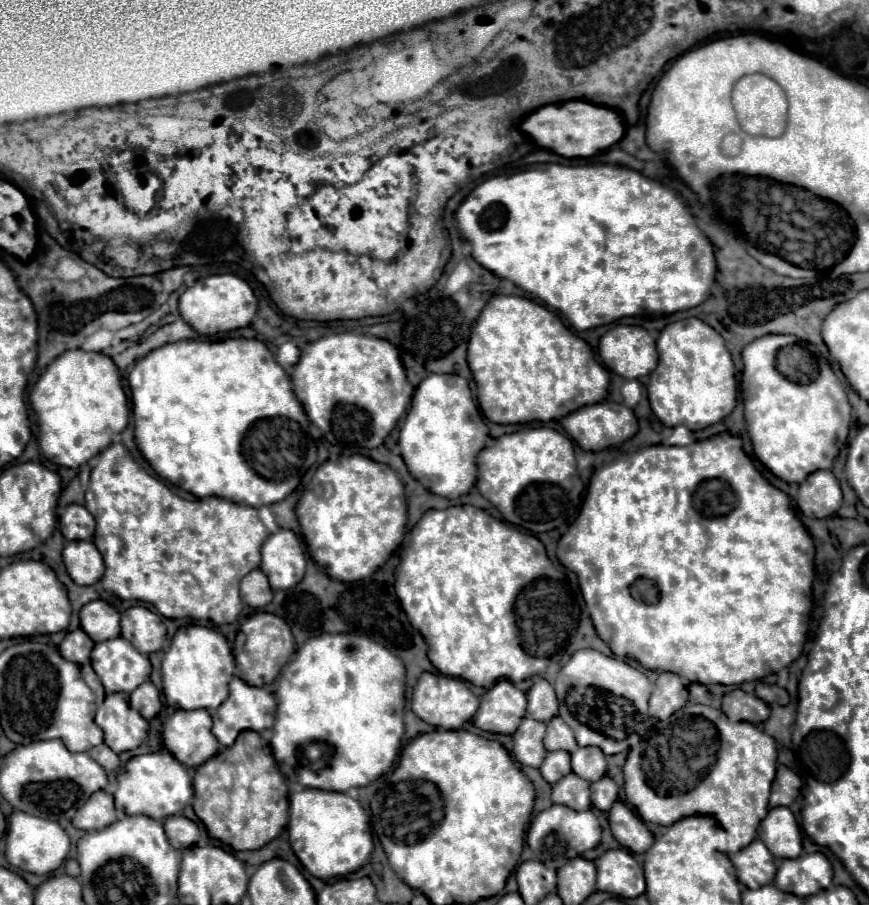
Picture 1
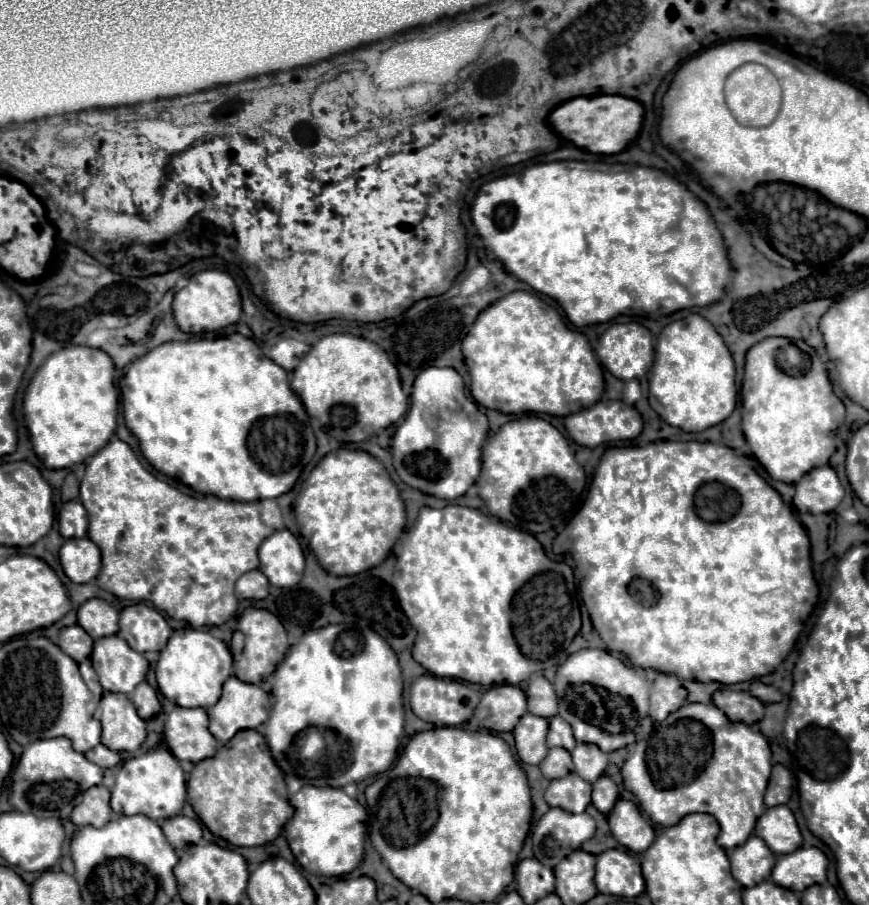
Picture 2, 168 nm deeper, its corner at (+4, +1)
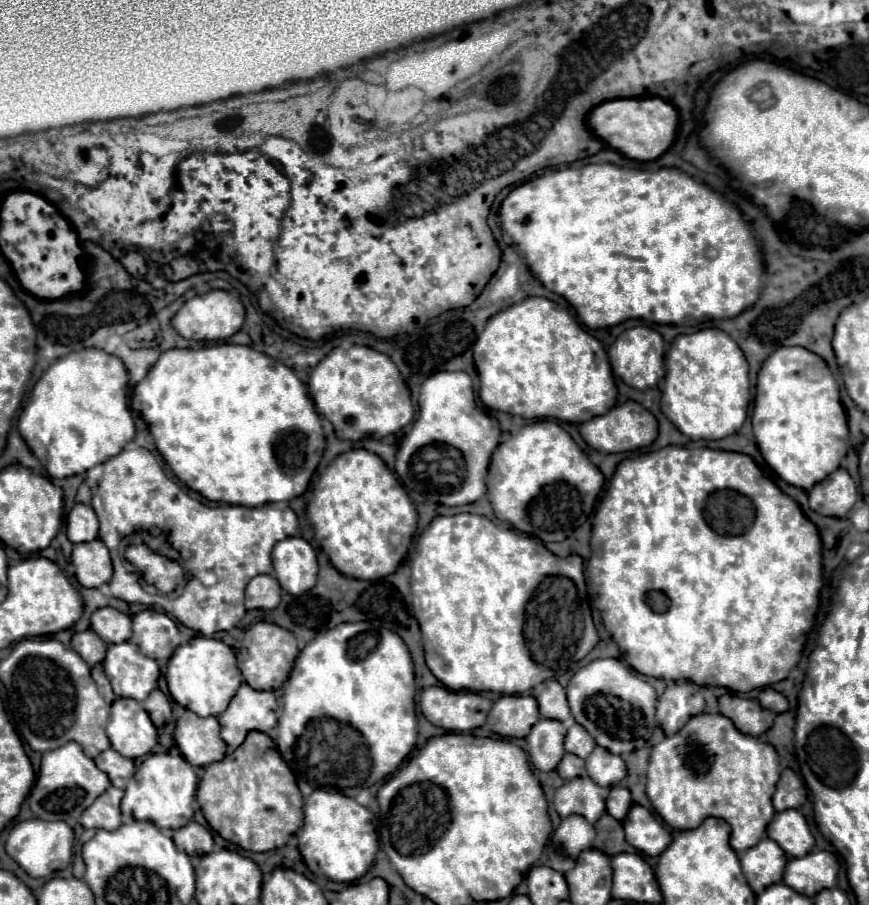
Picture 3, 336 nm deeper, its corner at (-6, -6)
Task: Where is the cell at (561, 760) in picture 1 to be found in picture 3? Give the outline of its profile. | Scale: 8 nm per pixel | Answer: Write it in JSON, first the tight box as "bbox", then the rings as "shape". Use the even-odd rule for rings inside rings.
{"bbox":[557,754,585,780],"shape":[[[565,754],[563,760],[557,766],[557,772],[561,778],[569,780],[569,778],[577,778],[585,774],[585,760],[575,756],[575,754]]]}

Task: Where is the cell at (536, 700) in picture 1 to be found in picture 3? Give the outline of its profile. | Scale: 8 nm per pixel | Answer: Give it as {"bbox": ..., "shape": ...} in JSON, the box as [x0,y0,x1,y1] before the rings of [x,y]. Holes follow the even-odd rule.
{"bbox":[531,678,571,722],"shape":[[[551,678],[551,680],[543,682],[543,686],[535,686],[535,690],[531,690],[531,694],[537,698],[539,712],[543,718],[563,722],[571,716],[567,696],[565,696],[565,688],[557,680]]]}

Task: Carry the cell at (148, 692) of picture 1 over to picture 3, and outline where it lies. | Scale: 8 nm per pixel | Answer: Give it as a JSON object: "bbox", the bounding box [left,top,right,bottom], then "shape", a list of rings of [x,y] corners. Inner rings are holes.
{"bbox":[143,688,171,728],"shape":[[[159,688],[153,690],[147,696],[147,700],[143,700],[143,708],[147,710],[147,714],[151,714],[151,722],[155,722],[157,728],[161,728],[171,720],[171,704]]]}

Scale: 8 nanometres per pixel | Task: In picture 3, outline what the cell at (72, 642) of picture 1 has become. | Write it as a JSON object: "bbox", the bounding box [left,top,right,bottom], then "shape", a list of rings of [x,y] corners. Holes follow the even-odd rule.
{"bbox":[71,630,107,666],"shape":[[[93,630],[75,632],[75,634],[73,634],[73,640],[71,640],[71,648],[73,648],[89,666],[95,666],[95,664],[103,662],[105,654],[107,654],[107,644],[105,644]]]}

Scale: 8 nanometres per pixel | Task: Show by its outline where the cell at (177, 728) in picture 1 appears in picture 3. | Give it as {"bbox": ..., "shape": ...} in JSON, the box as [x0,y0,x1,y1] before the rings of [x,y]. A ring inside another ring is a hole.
{"bbox":[175,710,227,766],"shape":[[[191,710],[177,720],[175,728],[175,742],[193,766],[207,766],[213,762],[223,760],[227,744],[219,736],[219,722],[215,716],[201,718]]]}

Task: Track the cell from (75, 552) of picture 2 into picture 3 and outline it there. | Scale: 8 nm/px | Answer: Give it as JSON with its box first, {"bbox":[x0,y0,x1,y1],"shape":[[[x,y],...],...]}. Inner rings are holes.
{"bbox":[71,540,113,588],"shape":[[[101,540],[75,544],[71,562],[75,566],[75,576],[79,584],[83,584],[85,588],[99,588],[113,576],[111,556]]]}

